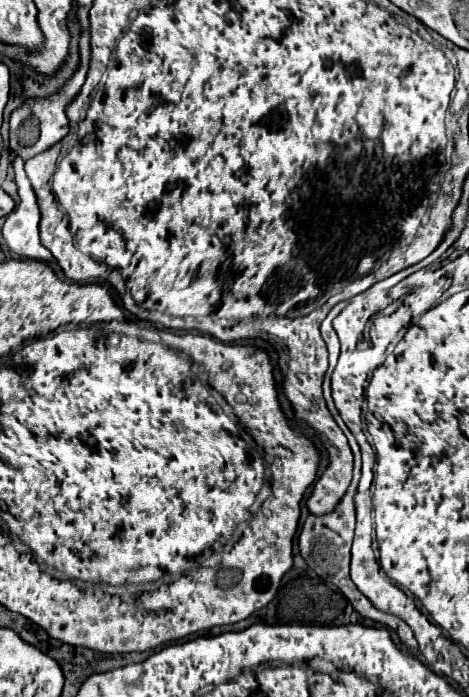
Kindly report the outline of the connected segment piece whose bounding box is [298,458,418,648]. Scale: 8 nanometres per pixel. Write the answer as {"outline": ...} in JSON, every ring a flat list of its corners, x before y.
{"outline":[[356,458,356,466,354,466,354,478,352,484,346,492,346,496,342,498,342,502,338,504,338,508,332,514,326,516,314,516,310,514,302,526,300,538,298,538,298,546,300,546,300,554,302,558,308,562,308,566,320,576,320,578,330,578,332,584,336,584,336,588,340,588,340,592,352,602,352,606,366,618,372,618,376,622,382,622,384,626,392,628,394,632,398,630,398,638,408,646,408,648,418,648,418,642,414,642,412,630,408,628,408,624,404,620,400,620,398,616,392,616,388,612,382,612,378,608,372,606,372,602,358,592,356,584,350,578,350,546,352,546,352,534,354,534,354,526,356,526,356,506,354,506,354,494,358,490,358,480,360,480,360,458]]}

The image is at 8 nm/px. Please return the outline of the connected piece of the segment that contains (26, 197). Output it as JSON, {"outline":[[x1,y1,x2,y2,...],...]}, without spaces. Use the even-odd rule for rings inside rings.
{"outline":[[18,156,14,160,14,172,16,172,16,184,18,184,18,196,20,202,10,212,10,216,4,222,2,234,10,246,12,252,16,252,22,258,42,260,50,262,54,260,52,254,44,248,38,236,38,224,40,224,40,208,36,202,36,194,32,190,30,180,24,172,24,160]]}

